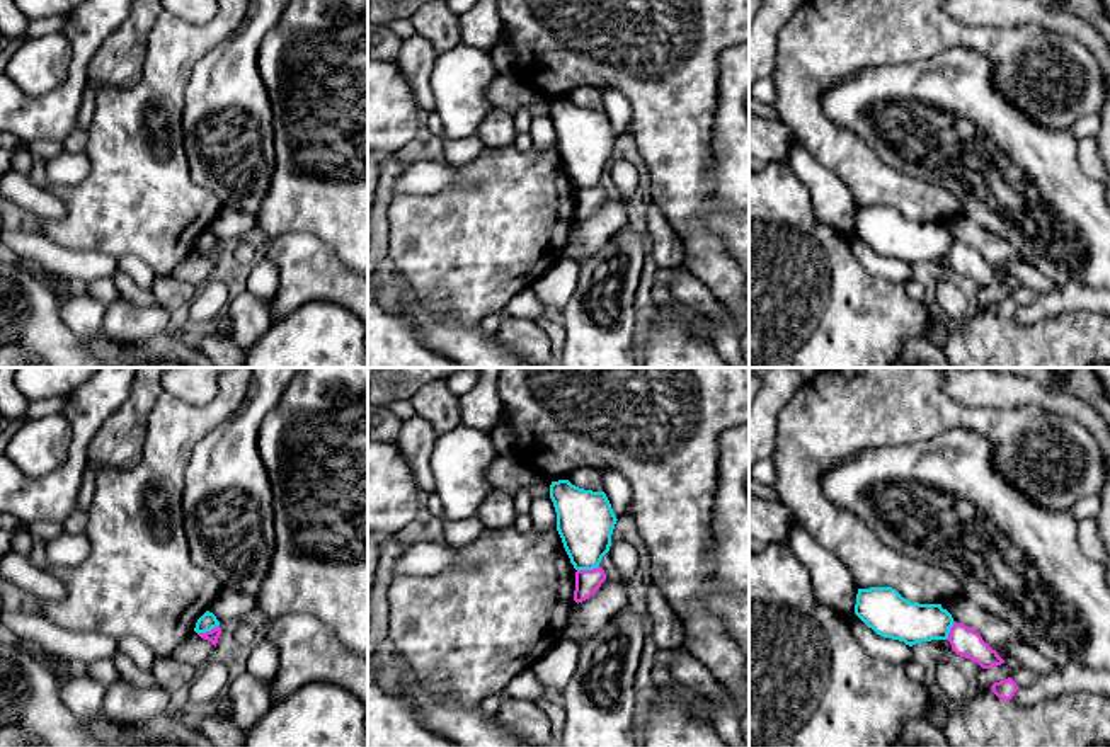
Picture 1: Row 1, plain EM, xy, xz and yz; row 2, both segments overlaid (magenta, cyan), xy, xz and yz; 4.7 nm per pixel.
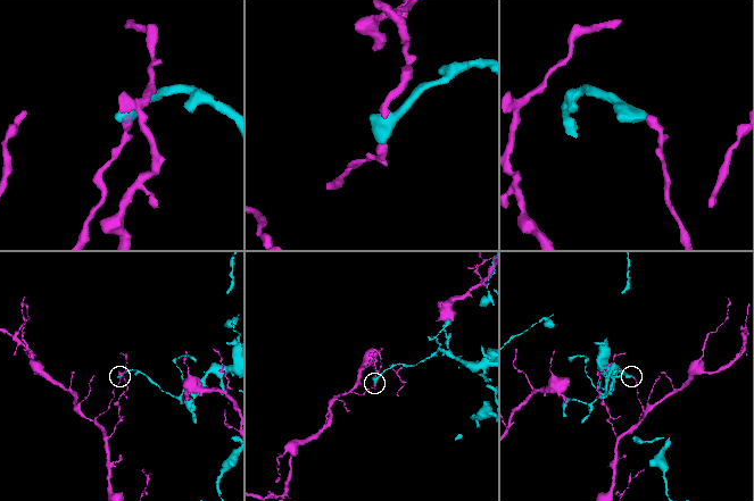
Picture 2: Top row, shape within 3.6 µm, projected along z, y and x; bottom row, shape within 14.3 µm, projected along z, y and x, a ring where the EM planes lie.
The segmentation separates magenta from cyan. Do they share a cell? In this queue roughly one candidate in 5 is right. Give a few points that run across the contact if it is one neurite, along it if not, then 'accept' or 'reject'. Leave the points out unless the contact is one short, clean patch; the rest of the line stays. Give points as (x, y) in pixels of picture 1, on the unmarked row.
reject

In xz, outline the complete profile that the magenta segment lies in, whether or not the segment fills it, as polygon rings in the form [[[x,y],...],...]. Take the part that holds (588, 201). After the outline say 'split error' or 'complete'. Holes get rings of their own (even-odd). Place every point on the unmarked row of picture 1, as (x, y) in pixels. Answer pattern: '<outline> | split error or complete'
[[[601,185],[592,189],[577,189],[574,220],[579,223],[589,218],[601,206],[604,199],[606,192]]] | complete

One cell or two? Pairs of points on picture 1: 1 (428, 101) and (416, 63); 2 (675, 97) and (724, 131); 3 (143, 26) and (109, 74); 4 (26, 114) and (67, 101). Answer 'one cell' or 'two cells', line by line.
1: one cell
2: two cells
3: one cell
4: one cell

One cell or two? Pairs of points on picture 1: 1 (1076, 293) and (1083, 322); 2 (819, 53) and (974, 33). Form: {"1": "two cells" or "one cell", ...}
{"1": "two cells", "2": "one cell"}

